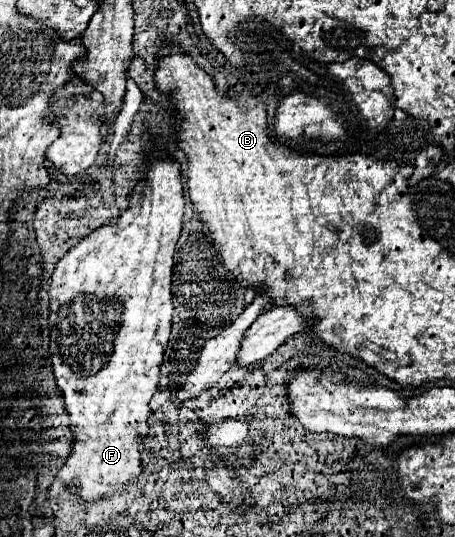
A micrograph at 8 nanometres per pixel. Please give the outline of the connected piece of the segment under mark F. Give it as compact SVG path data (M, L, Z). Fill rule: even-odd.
M152 145L152 149L148 151L148 171L146 171L146 181L138 181L132 195L130 195L130 203L126 207L126 211L118 217L118 219L110 219L104 227L98 227L96 231L92 231L90 235L86 235L76 247L72 247L58 263L56 269L52 273L52 283L50 283L50 349L56 353L56 361L52 361L54 367L54 375L56 375L56 383L58 389L66 401L66 411L70 413L70 429L74 435L74 447L70 457L66 459L64 467L58 471L48 497L58 497L66 487L76 485L80 491L80 499L84 501L94 501L100 497L106 497L114 491L118 491L124 483L128 483L130 479L140 475L140 441L142 437L148 433L148 417L150 417L150 399L154 395L154 391L158 389L158 373L160 373L160 365L164 359L164 351L170 339L170 327L172 327L172 267L174 267L174 249L180 237L180 229L182 229L182 217L184 217L184 185L182 185L182 169L180 163L170 159L158 145Z

